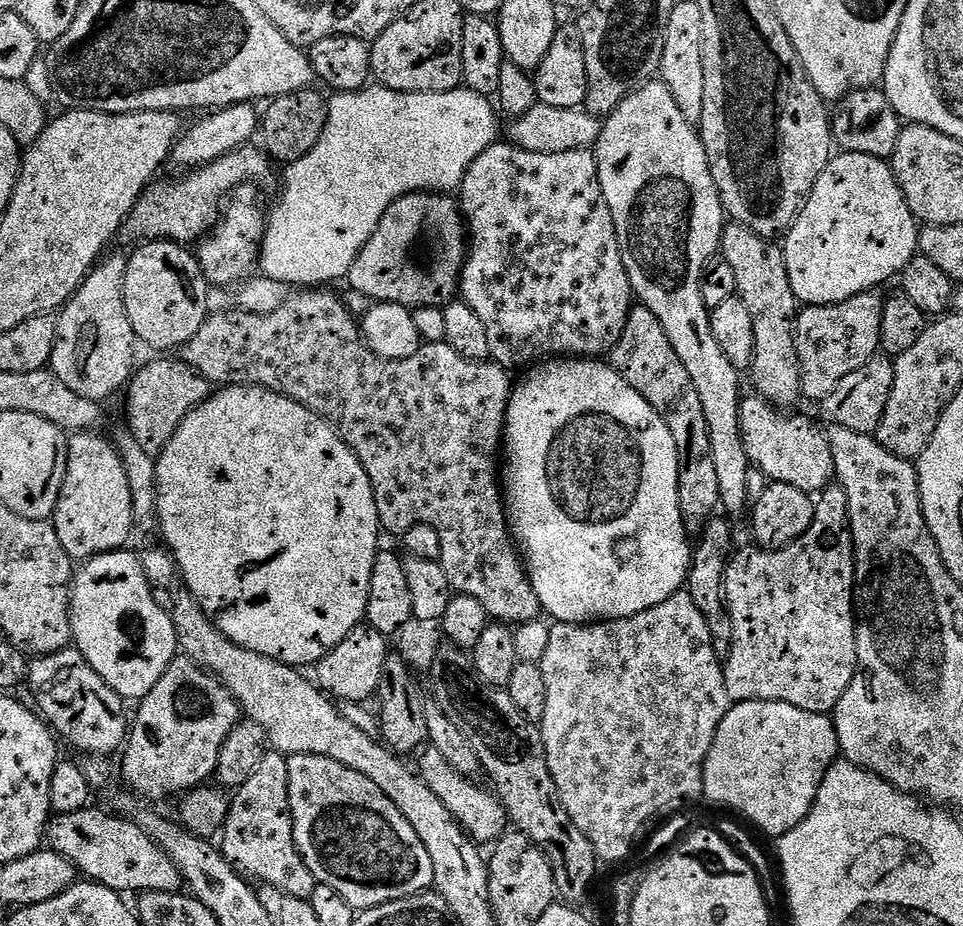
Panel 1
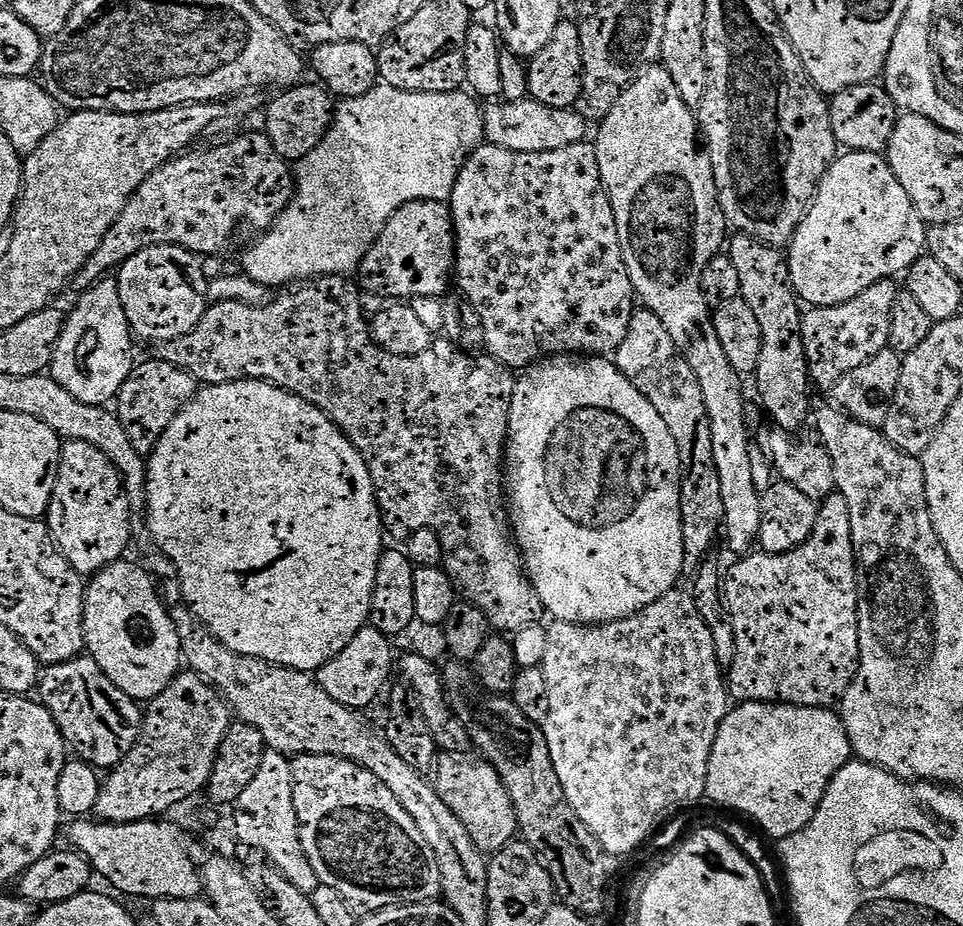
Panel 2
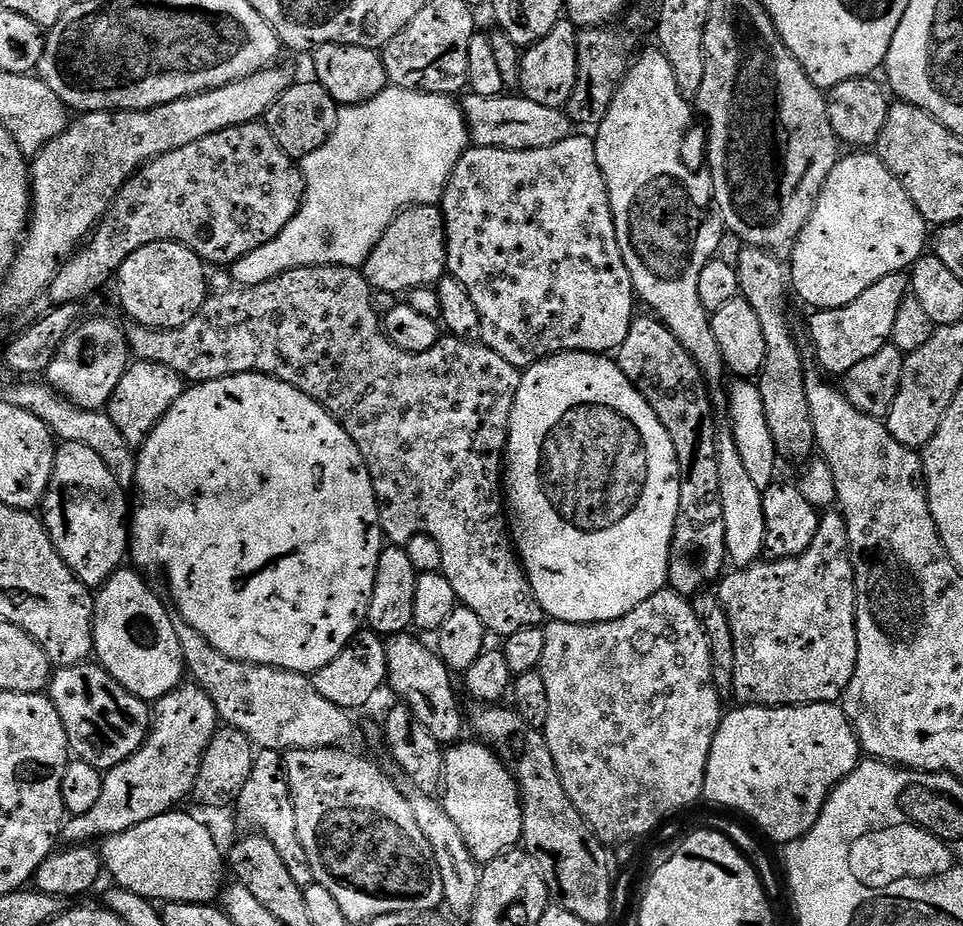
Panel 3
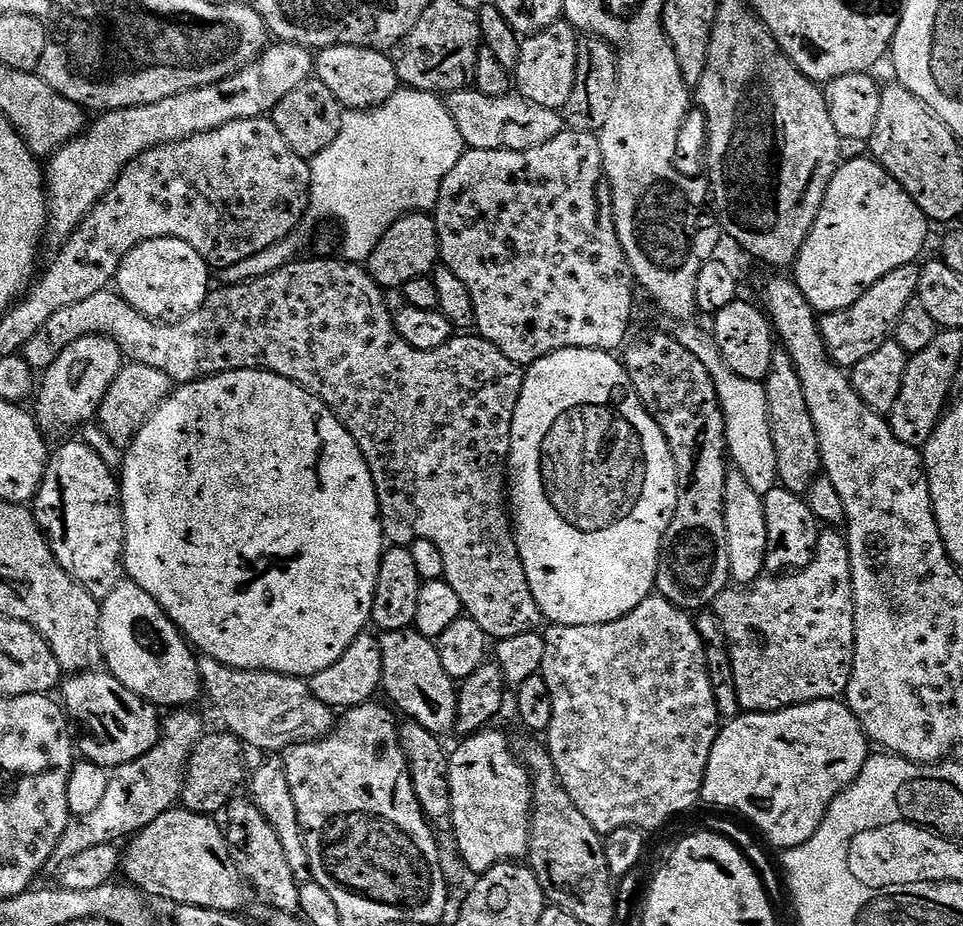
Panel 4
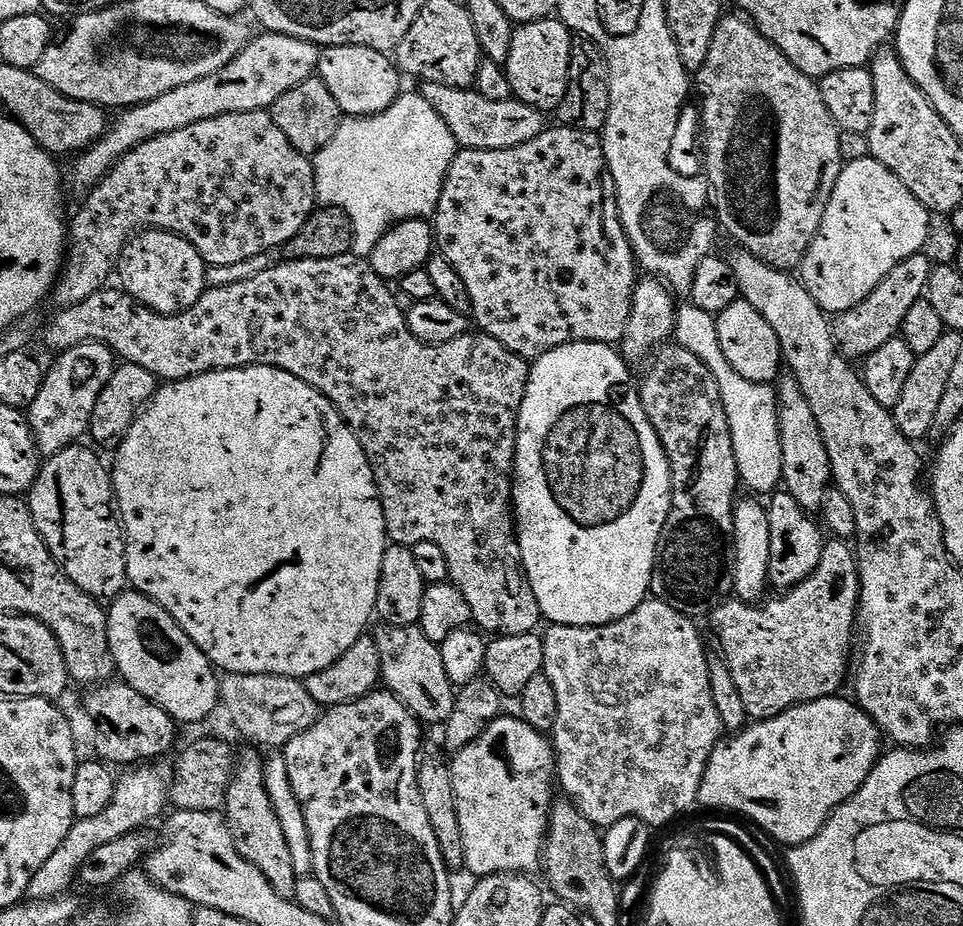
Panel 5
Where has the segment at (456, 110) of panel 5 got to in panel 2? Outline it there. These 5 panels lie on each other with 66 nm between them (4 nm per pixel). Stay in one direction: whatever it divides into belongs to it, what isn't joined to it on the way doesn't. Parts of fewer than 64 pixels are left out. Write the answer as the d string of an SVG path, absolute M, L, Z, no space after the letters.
M534 99L520 100L517 104L497 103L497 108L487 109L489 121L496 120L494 142L499 148L509 148L515 152L545 152L563 150L566 146L585 143L584 136L590 132L589 121L583 120L580 113L571 108L551 108L542 106Z

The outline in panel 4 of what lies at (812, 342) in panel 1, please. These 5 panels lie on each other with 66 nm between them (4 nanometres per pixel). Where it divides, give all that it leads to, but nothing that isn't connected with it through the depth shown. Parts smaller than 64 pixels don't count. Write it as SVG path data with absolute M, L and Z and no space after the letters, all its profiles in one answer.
M919 263L898 266L898 270L890 270L886 278L874 282L874 286L870 286L870 290L866 290L866 294L862 294L862 298L858 298L852 308L825 312L819 317L820 333L834 363L850 370L855 364L862 362L862 358L874 354L878 346L893 339L903 311L912 300L917 299L920 269Z

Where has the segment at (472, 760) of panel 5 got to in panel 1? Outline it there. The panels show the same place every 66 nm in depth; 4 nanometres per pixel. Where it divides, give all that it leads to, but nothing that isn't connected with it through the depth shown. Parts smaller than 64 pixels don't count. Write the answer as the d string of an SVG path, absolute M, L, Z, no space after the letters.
M425 747L419 753L418 759L420 759L420 768L418 767L420 779L426 782L426 786L430 786L430 790L434 790L434 794L438 794L438 798L442 798L442 802L446 802L446 810L450 810L450 814L454 814L454 818L473 840L481 845L488 843L491 845L505 835L510 821L508 813L504 811L504 806L495 791L489 790L487 787L484 789L482 785L476 784L480 782L454 770L454 766L446 763L442 754L438 754L438 750L434 747Z

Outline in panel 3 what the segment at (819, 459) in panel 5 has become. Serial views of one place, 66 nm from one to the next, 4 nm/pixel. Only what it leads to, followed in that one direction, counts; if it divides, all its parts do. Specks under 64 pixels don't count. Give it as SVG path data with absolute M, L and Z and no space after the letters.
M744 246L741 249L740 260L735 261L740 291L743 300L754 306L754 314L758 314L762 334L766 337L766 362L758 377L762 406L766 406L766 422L770 426L777 453L783 459L785 456L788 460L807 461L817 451L816 435L814 422L810 418L810 402L806 402L806 361L792 337L792 324L784 313L788 308L788 292L790 296L786 268L780 265L779 255L767 252L765 248Z

